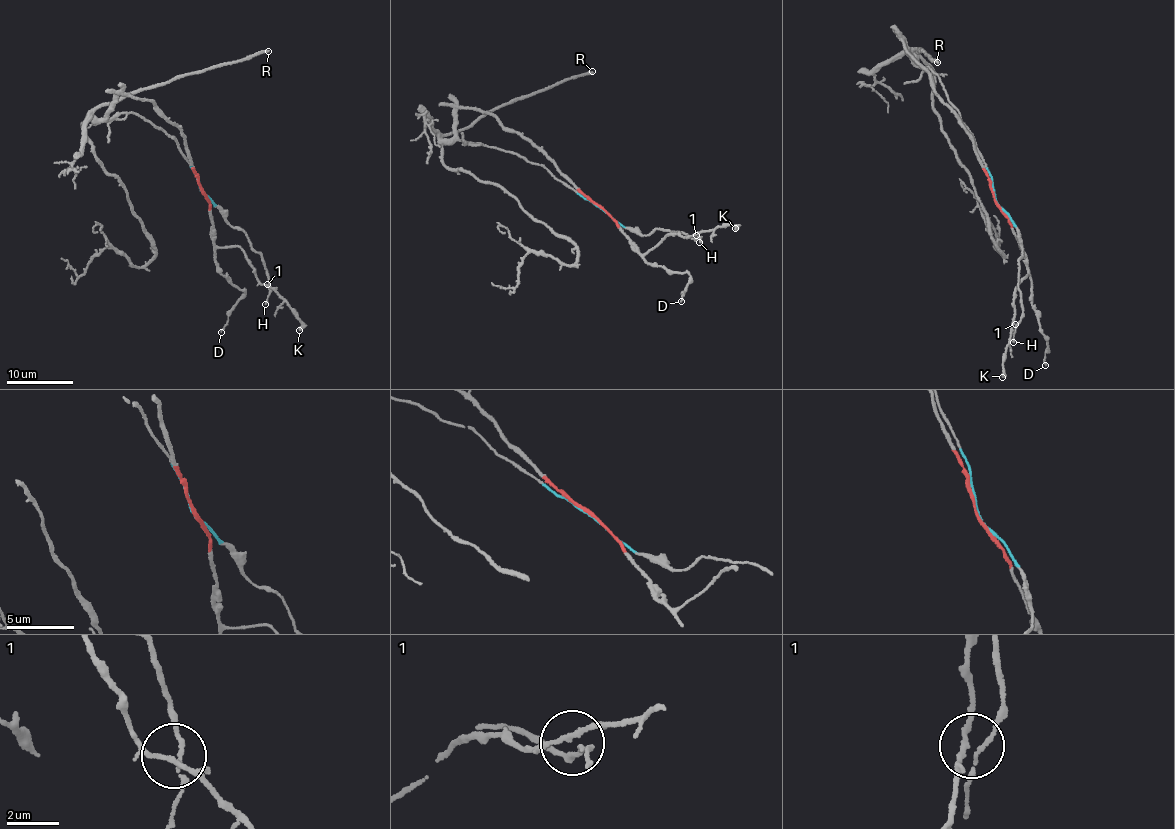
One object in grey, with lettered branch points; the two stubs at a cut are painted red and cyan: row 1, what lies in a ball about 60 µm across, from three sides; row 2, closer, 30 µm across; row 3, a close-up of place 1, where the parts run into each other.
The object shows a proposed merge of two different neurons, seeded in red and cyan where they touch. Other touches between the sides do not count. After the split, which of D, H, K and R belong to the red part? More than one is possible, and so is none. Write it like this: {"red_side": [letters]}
{"red_side": ["D", "K"]}

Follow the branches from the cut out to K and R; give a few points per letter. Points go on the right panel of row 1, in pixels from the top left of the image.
K: (994, 199), (1009, 220), (1028, 271), (1013, 299), (1015, 324), (1002, 377)
R: (996, 199), (973, 136), (938, 76), (930, 67), (920, 67), (912, 52), (923, 52), (937, 63)

